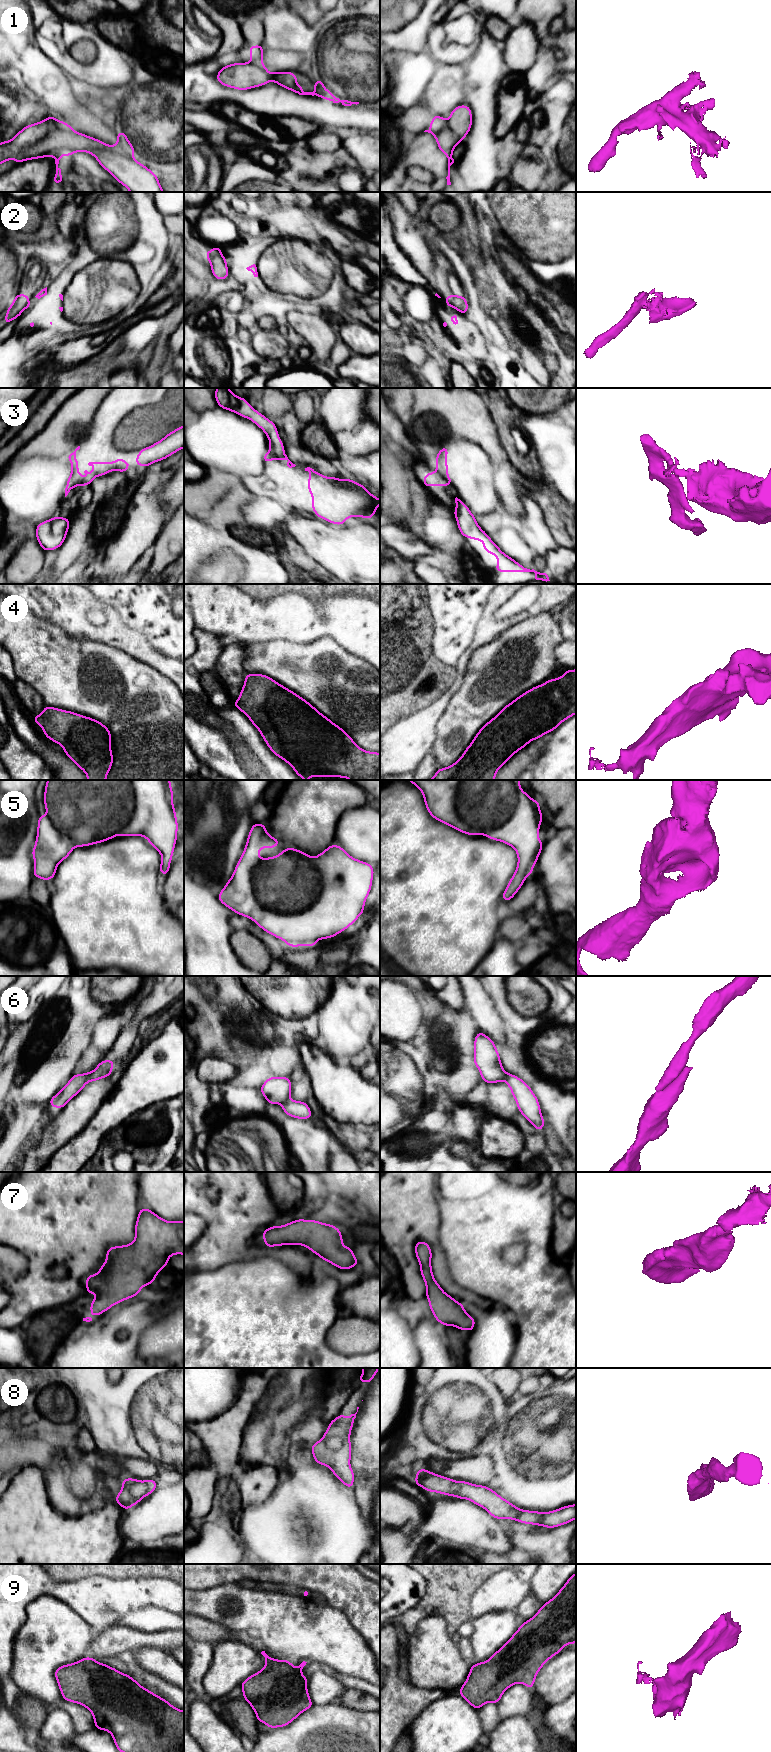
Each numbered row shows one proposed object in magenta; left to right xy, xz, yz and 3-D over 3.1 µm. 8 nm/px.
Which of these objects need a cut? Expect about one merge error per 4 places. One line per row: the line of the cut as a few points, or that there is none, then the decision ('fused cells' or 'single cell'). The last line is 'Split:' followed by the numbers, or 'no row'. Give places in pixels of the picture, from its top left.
1: xy (59, 120), (45, 136), (26, 148), (10, 154), (2, 162) | fused cells
2: xy (29, 302), (26, 306) | fused cells
3: xz (270, 451), (276, 455), (285, 454) | fused cells
4: no cut | single cell
5: no cut | single cell
6: xy (92, 1071), (87, 1081) | fused cells
7: no cut | single cell
8: no cut | single cell
9: no cut | single cell
Split: 1, 2, 3, 6

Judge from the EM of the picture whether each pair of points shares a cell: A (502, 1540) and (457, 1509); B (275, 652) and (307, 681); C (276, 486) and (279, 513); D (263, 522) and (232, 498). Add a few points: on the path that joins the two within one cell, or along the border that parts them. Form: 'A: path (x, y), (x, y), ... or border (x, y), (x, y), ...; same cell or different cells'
A: path (491, 1538), (468, 1520); same cell
B: path (283, 660), (287, 660), (300, 673); same cell
C: border (263, 496), (279, 502), (286, 508); different cells
D: border (255, 496), (242, 508), (241, 521); different cells

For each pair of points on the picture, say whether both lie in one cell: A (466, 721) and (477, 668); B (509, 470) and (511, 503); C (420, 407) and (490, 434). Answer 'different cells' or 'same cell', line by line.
A: same cell
B: same cell
C: same cell

